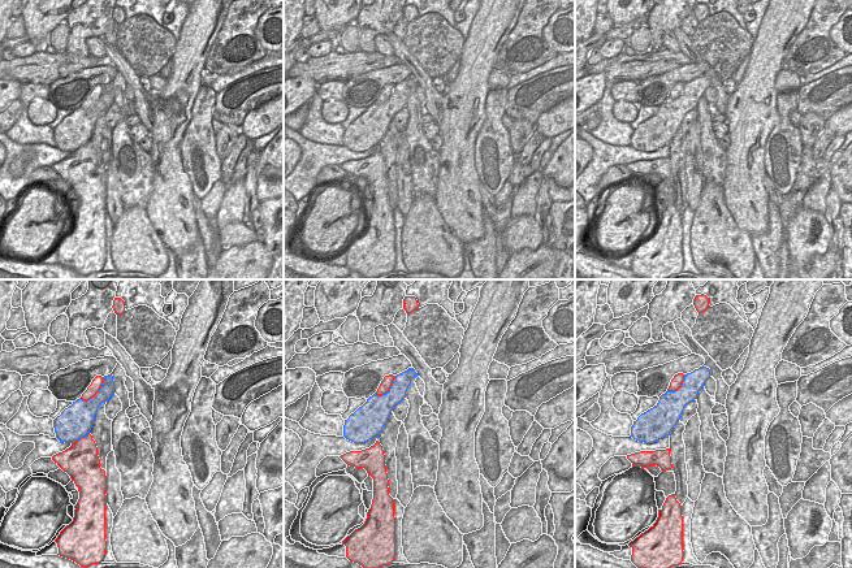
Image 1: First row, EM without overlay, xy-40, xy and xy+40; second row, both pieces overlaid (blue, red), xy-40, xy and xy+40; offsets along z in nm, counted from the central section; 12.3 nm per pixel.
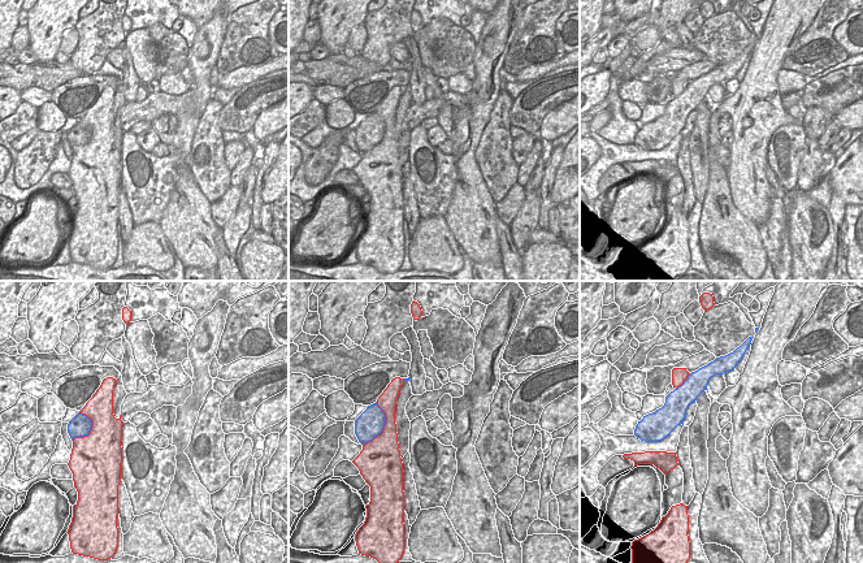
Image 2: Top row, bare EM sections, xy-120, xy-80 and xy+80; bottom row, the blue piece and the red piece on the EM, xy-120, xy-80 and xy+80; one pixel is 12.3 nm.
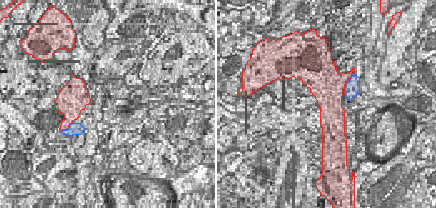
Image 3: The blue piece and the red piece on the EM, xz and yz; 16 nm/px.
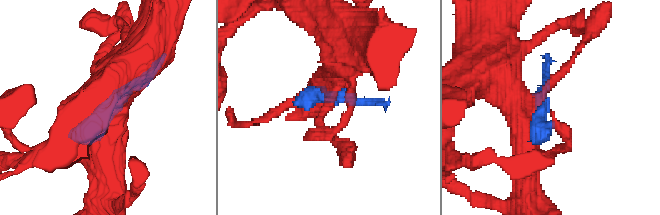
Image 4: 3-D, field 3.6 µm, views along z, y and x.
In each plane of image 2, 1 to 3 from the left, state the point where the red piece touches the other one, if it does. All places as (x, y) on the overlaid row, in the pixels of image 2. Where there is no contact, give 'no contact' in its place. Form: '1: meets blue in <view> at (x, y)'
1: meets blue in xy-120 at (89, 432)
2: meets blue in xy-80 at (384, 425)
3: meets blue in xy+80 at (684, 381)

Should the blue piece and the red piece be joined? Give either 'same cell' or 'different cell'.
different cell

